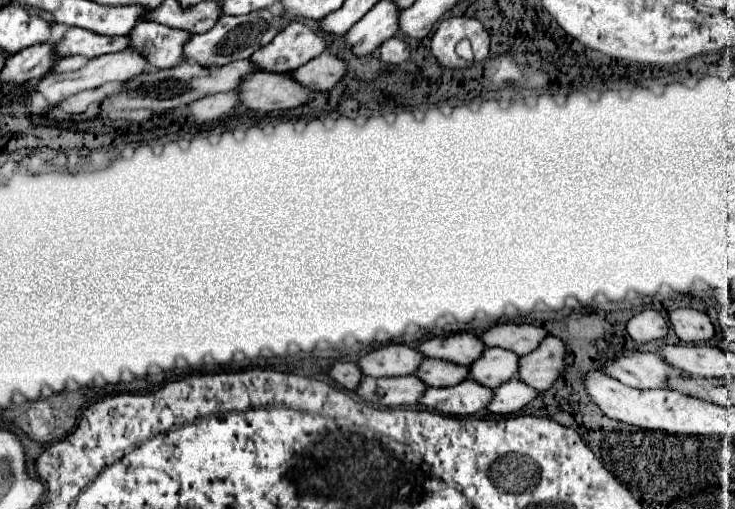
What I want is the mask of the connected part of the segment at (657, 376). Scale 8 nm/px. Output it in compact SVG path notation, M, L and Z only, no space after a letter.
M629 353L615 359L603 359L597 371L637 389L665 389L669 377L683 377L685 373L669 367L657 353Z

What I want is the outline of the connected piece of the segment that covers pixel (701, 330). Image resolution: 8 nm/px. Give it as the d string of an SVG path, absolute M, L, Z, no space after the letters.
M675 309L669 315L673 331L685 343L703 343L715 337L715 327L703 311L695 309Z

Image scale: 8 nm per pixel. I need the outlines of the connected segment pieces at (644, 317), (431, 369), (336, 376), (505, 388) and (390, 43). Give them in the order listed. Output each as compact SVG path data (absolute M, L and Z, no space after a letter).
M645 309L645 311L641 311L629 319L627 333L637 343L647 343L647 341L655 341L655 339L665 337L667 335L667 323L657 311Z
M437 359L421 361L421 367L413 375L417 375L427 387L451 387L467 379L469 367L457 367L455 363L445 363Z
M335 361L329 367L329 377L335 383L339 383L341 387L345 387L347 391L353 391L359 385L359 381L361 381L361 371L357 371L357 365L353 365L353 363Z
M509 379L509 383L503 383L501 387L497 387L493 391L493 399L487 407L487 411L491 413L515 413L519 411L523 405L527 405L531 399L535 399L539 393L533 391L529 385L519 383L517 379Z
M391 37L387 39L379 49L379 55L381 55L381 61L387 63L387 65L401 65L403 61L409 59L411 55L411 47L407 41L401 41L397 37Z

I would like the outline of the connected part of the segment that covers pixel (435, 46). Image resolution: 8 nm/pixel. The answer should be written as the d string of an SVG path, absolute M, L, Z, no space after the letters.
M451 17L441 21L439 29L431 39L431 53L437 57L437 61L443 67L449 67L449 69L469 67L469 63L455 53L455 45L461 39L471 41L475 63L481 63L489 57L489 33L483 29L483 25L477 19Z

